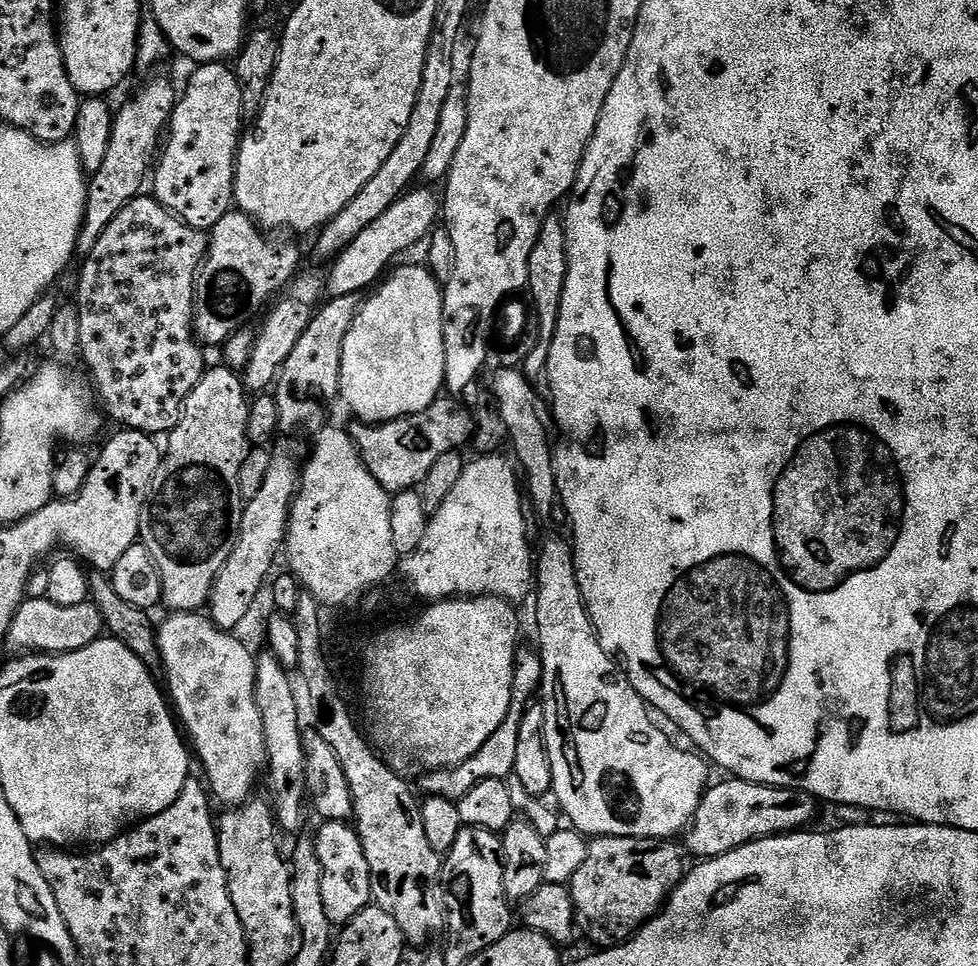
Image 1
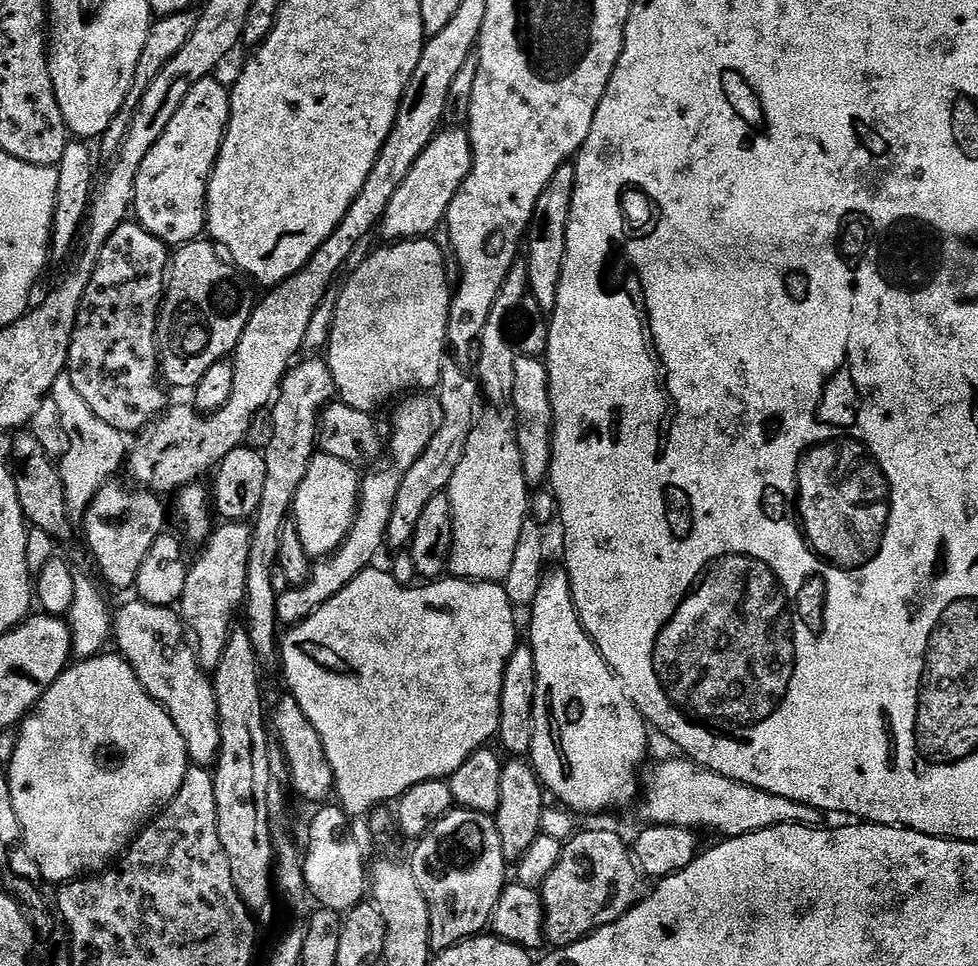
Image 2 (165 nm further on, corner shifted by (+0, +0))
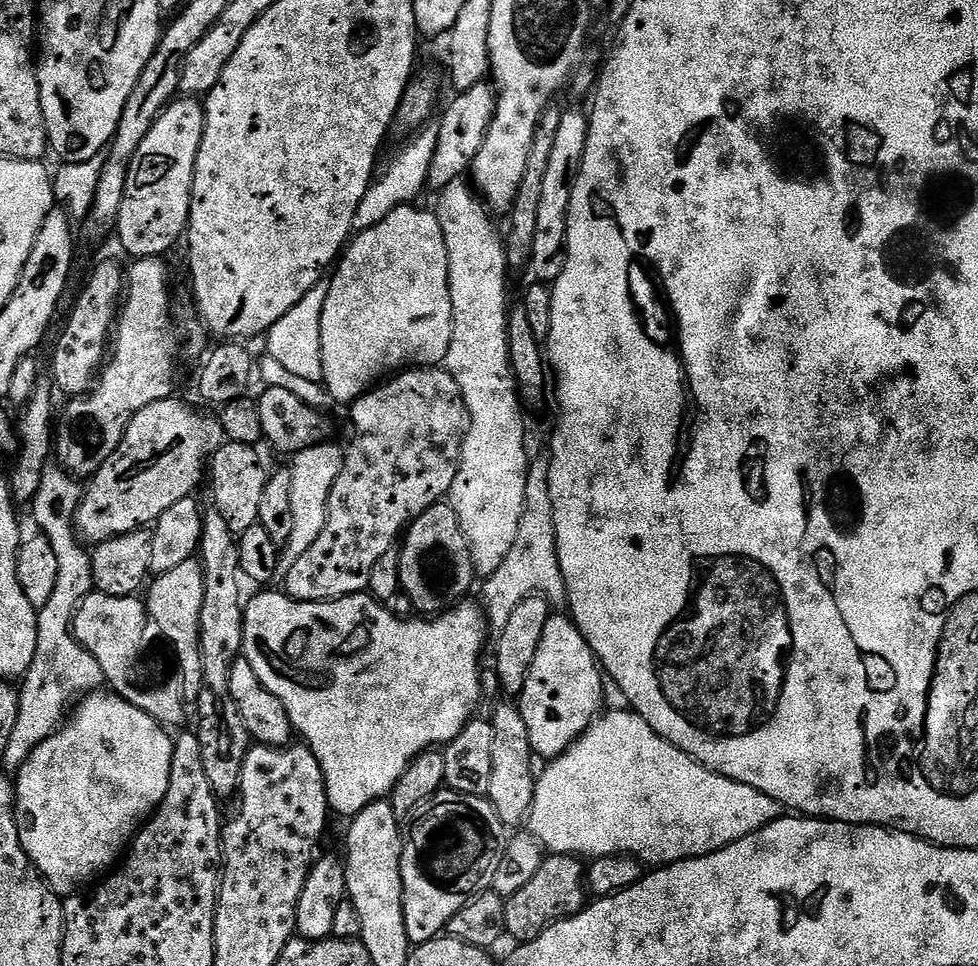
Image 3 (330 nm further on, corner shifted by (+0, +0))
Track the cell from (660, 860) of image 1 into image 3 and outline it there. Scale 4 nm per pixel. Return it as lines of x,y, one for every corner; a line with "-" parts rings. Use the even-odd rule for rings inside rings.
549,855
542,862
538,874
518,890
518,894
504,901
504,930
516,942
538,938
545,928
557,924
567,916
575,916
586,906
586,868
575,856

